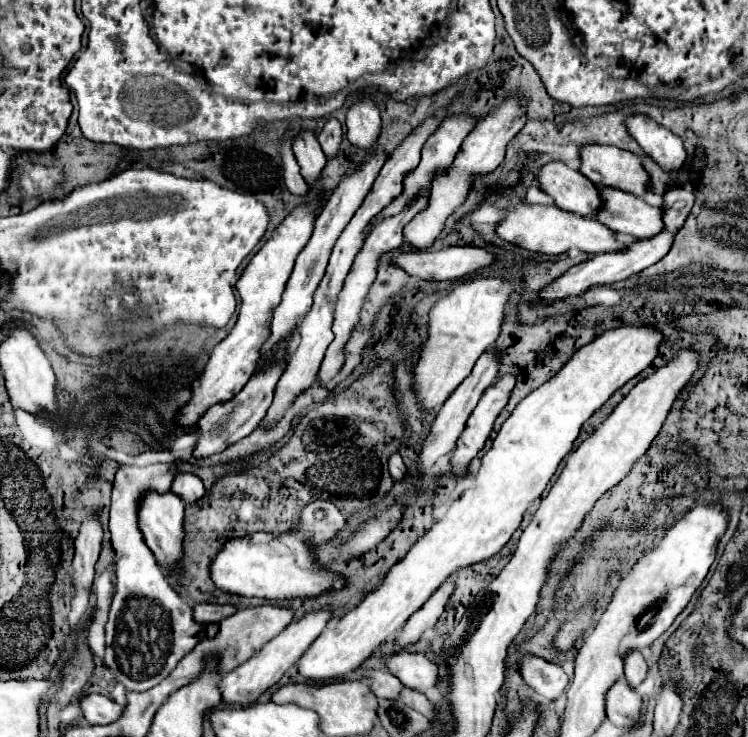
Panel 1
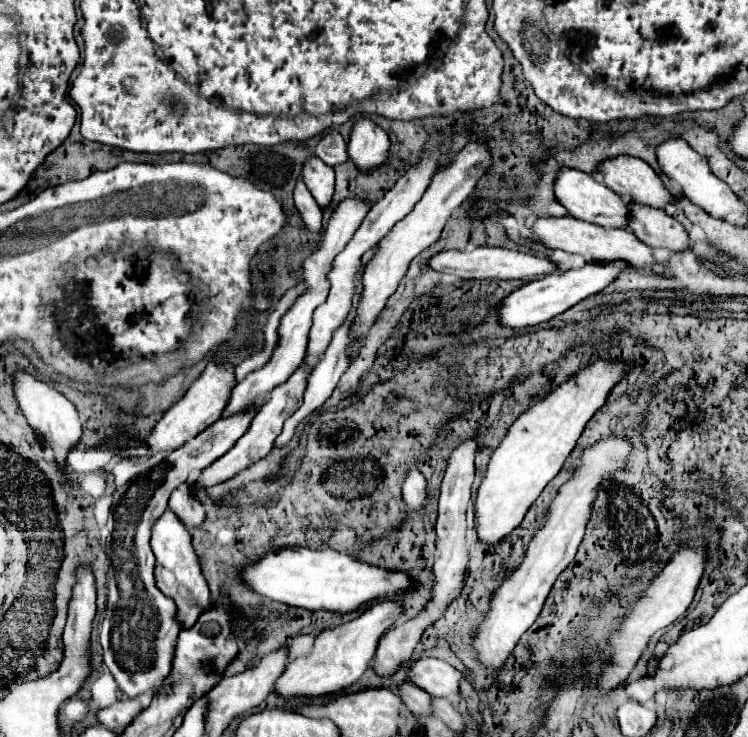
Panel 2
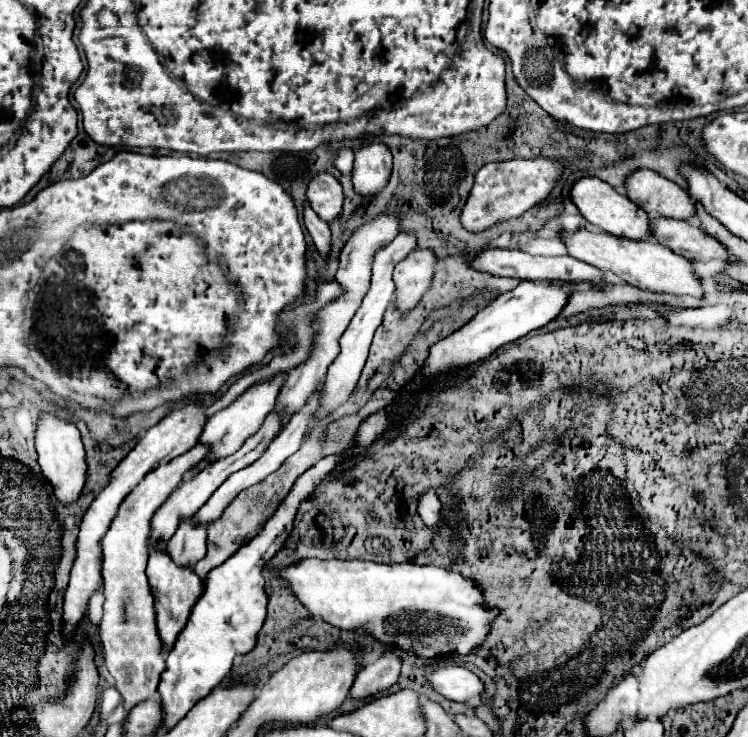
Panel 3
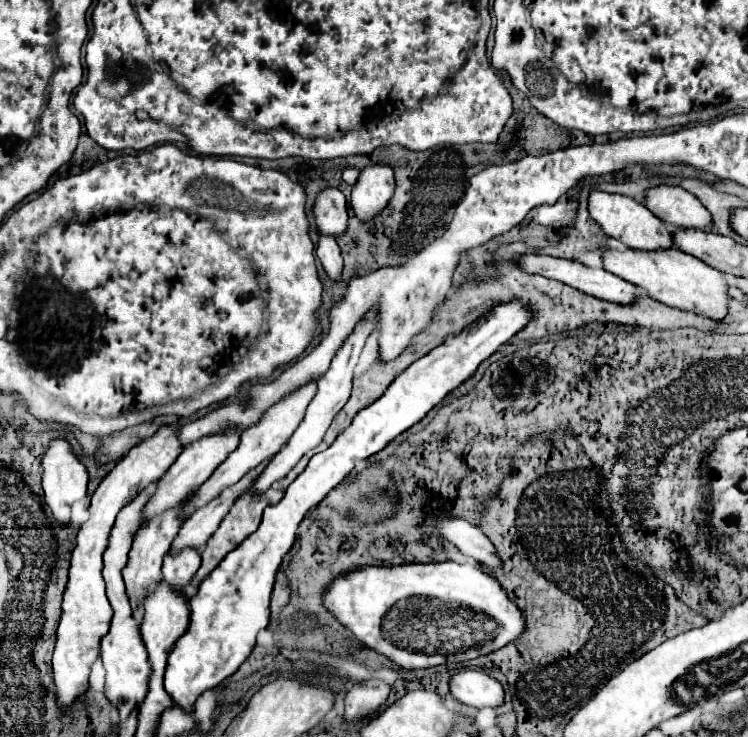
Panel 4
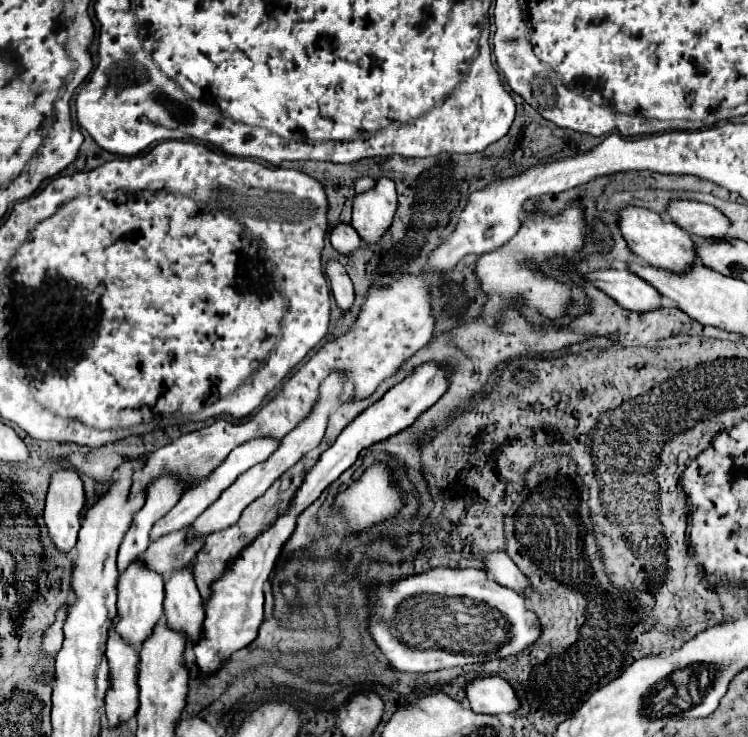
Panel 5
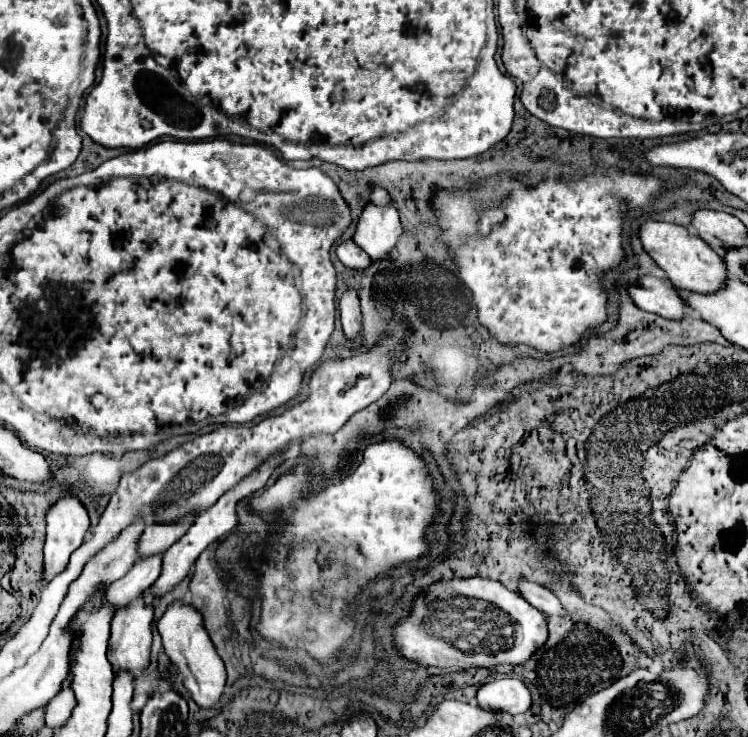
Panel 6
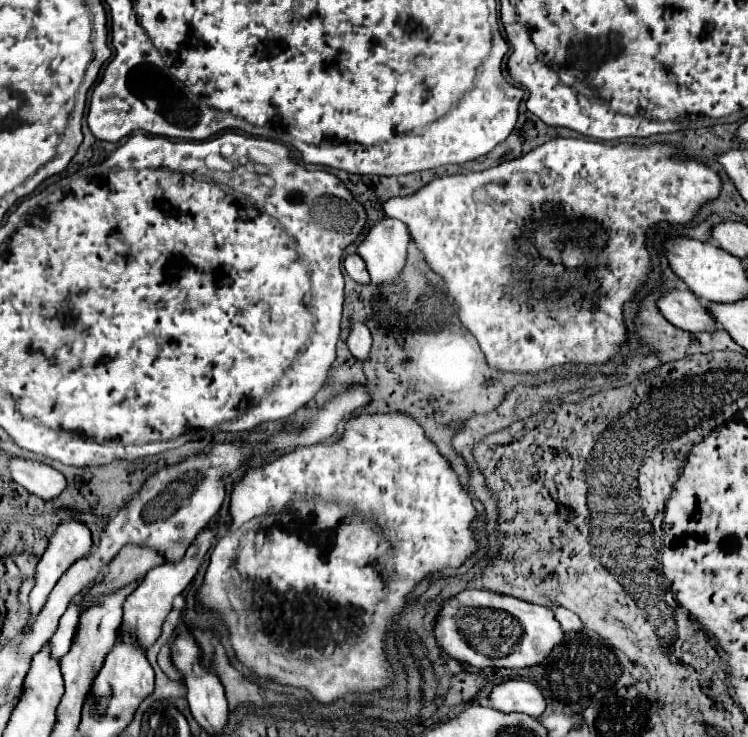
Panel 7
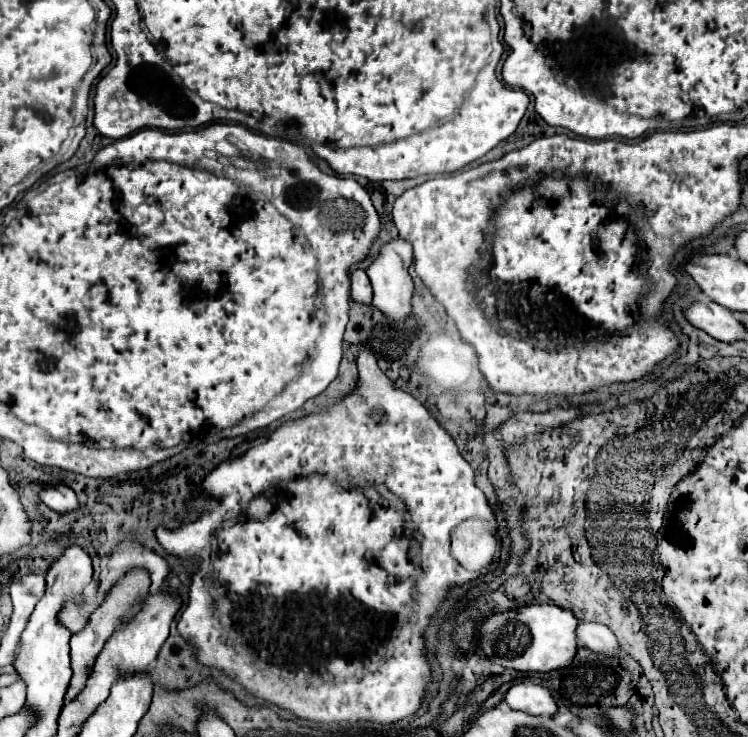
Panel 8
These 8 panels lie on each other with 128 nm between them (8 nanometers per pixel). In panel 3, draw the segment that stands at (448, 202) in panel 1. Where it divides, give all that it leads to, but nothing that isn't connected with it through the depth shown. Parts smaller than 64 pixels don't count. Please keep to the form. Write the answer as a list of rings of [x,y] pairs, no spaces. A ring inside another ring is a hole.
[[[398,234],[390,244],[386,244],[380,252],[376,252],[374,256],[374,262],[372,262],[372,284],[370,284],[370,290],[366,292],[364,300],[362,300],[362,306],[356,310],[352,322],[348,324],[346,332],[342,334],[340,338],[340,354],[336,356],[336,360],[330,364],[328,368],[328,374],[326,374],[326,380],[322,384],[322,390],[320,390],[320,406],[318,410],[312,414],[310,422],[314,422],[316,418],[324,418],[328,412],[332,412],[334,408],[338,408],[340,404],[344,404],[358,378],[360,378],[360,372],[364,368],[364,362],[366,362],[366,356],[368,356],[368,350],[370,350],[370,342],[372,342],[372,336],[376,332],[376,328],[380,326],[382,322],[382,316],[386,312],[386,306],[390,304],[392,296],[394,296],[394,280],[392,280],[392,272],[394,272],[394,266],[404,260],[404,256],[408,256],[416,246],[416,238],[414,234]]]

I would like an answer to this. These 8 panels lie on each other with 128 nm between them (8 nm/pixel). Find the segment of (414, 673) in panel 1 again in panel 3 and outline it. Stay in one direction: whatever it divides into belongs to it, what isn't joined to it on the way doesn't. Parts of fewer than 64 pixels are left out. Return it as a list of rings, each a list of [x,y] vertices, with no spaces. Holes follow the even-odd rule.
[[[462,666],[434,668],[426,678],[436,692],[454,702],[468,702],[470,698],[482,698],[486,690],[484,682],[474,672]]]

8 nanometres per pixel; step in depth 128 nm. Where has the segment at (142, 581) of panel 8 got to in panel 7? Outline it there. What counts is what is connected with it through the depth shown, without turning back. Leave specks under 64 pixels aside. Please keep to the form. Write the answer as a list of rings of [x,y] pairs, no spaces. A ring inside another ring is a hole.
[[[124,546],[122,552],[116,556],[116,560],[110,564],[106,578],[96,584],[96,588],[92,588],[92,592],[88,592],[84,596],[84,608],[82,612],[86,612],[88,608],[96,606],[96,602],[102,600],[102,596],[124,588],[124,584],[132,584],[138,582],[146,576],[148,570],[160,566],[162,556],[158,552],[152,552],[148,548],[140,548],[140,546]]]

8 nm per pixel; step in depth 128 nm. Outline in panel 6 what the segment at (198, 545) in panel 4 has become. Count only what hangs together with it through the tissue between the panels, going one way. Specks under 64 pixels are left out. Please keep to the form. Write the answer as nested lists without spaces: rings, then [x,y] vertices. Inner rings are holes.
[[[150,556],[150,558],[140,558],[124,578],[120,578],[108,592],[104,594],[104,604],[112,606],[116,612],[118,608],[128,606],[132,600],[136,600],[158,576],[162,564],[162,556]]]

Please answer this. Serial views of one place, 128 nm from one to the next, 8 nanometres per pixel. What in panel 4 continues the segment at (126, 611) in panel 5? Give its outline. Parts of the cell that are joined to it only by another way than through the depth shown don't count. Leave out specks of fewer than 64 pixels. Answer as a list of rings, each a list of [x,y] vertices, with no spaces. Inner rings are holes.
[[[182,506],[174,508],[174,510],[168,510],[156,518],[152,518],[148,524],[144,524],[136,536],[134,536],[134,544],[130,548],[130,554],[128,554],[128,564],[124,566],[122,570],[122,576],[124,576],[124,584],[126,584],[126,594],[128,594],[128,600],[134,608],[134,618],[140,622],[140,618],[144,616],[144,600],[146,596],[150,594],[150,590],[162,582],[162,558],[166,556],[174,536],[178,534],[180,526],[182,526],[182,518],[178,518],[178,512],[180,512]]]

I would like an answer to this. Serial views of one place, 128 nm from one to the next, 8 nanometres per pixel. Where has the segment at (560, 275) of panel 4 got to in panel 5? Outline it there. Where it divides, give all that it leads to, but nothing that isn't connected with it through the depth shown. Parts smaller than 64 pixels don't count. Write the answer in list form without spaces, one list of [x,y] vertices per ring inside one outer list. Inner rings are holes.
[[[602,270],[586,274],[594,286],[612,296],[622,308],[632,312],[650,312],[662,308],[660,292],[630,270]]]

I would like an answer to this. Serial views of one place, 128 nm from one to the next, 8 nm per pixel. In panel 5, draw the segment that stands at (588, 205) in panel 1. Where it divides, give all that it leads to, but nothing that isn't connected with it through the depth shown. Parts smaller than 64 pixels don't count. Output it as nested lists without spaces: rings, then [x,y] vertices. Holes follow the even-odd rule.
[[[628,206],[620,210],[620,230],[630,246],[630,250],[644,258],[650,266],[662,268],[674,274],[682,274],[688,268],[692,268],[698,262],[696,256],[696,242],[688,232],[684,232],[680,226],[676,226],[672,220],[664,220],[660,214],[650,212],[646,208],[634,208]]]

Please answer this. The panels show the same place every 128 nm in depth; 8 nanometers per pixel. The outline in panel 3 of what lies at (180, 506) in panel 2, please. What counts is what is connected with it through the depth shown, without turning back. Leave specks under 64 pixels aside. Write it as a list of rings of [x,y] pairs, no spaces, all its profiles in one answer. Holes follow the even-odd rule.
[[[190,520],[182,522],[168,542],[168,556],[174,564],[182,568],[192,568],[196,560],[206,556],[206,528],[192,526]]]

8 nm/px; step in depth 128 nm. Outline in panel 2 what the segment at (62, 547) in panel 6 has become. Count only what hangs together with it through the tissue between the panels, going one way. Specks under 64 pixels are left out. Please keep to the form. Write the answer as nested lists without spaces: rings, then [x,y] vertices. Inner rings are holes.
[[[18,370],[14,374],[14,390],[16,390],[16,400],[18,400],[20,410],[24,412],[28,424],[38,434],[38,442],[44,448],[50,448],[54,452],[54,462],[60,468],[64,468],[68,452],[80,442],[80,436],[82,436],[82,424],[80,424],[74,404],[66,396],[62,396],[52,384],[38,380],[24,370]]]

